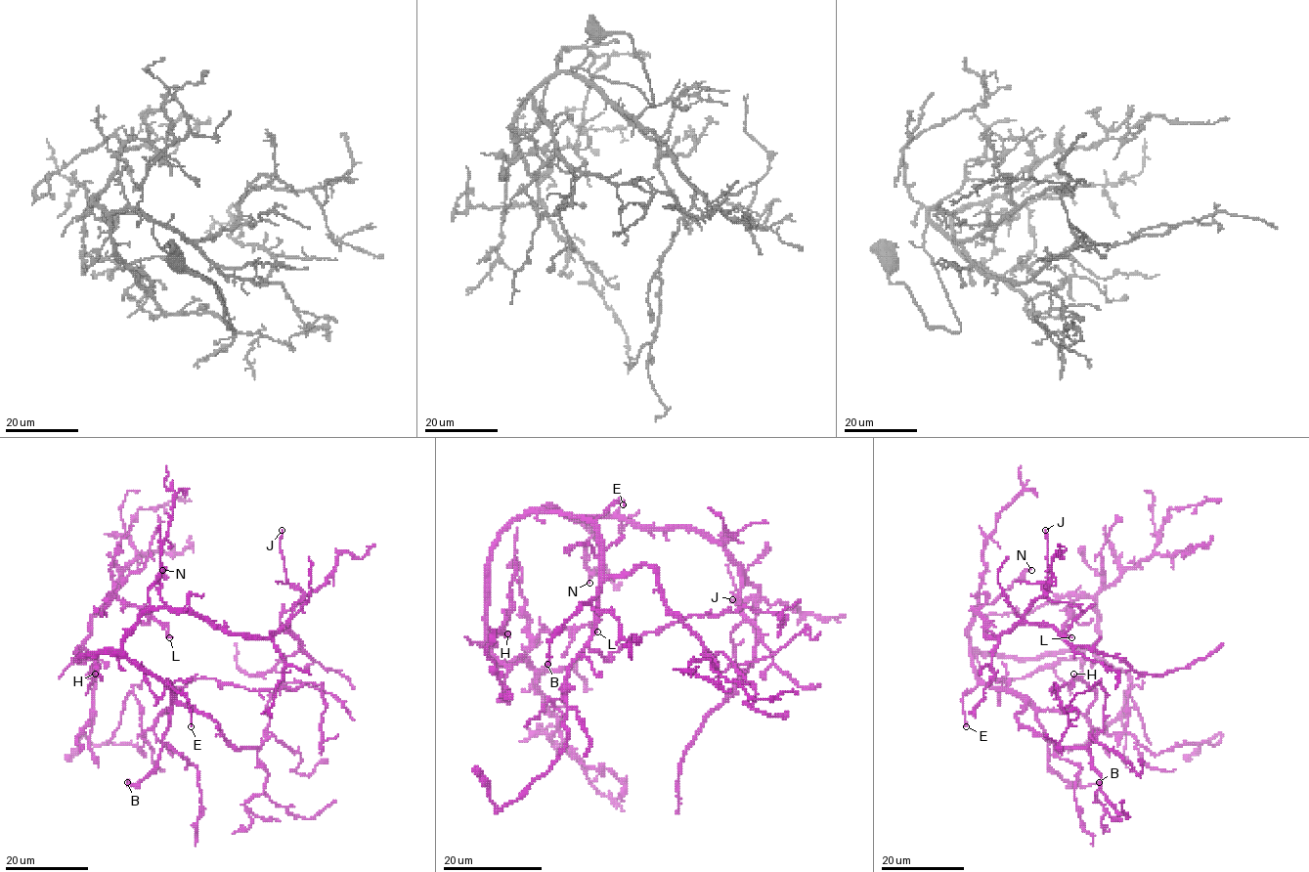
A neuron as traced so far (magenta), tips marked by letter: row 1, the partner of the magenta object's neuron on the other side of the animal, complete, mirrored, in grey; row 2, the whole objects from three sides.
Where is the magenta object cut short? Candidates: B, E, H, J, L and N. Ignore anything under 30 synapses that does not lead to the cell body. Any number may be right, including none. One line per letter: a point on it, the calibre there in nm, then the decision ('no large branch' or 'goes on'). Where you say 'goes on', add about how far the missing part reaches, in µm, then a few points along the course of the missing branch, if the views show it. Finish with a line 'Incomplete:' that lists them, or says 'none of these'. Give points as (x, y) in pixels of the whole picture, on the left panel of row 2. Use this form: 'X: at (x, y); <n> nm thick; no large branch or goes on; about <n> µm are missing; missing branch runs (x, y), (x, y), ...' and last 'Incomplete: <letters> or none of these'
B: at (127, 782); 220 nm thick; no large branch
E: at (191, 726); 220 nm thick; goes on; about 80 µm are missing; missing branch runs (191, 726), (187, 812), (197, 855), (173, 862), (141, 852), (137, 862), (143, 848), (133, 839)
H: at (95, 674); 400 nm thick; no large branch
J: at (282, 530); 140 nm thick; no large branch
L: at (169, 637); 200 nm thick; no large branch
N: at (162, 570); 190 nm thick; no large branch
Incomplete: E

